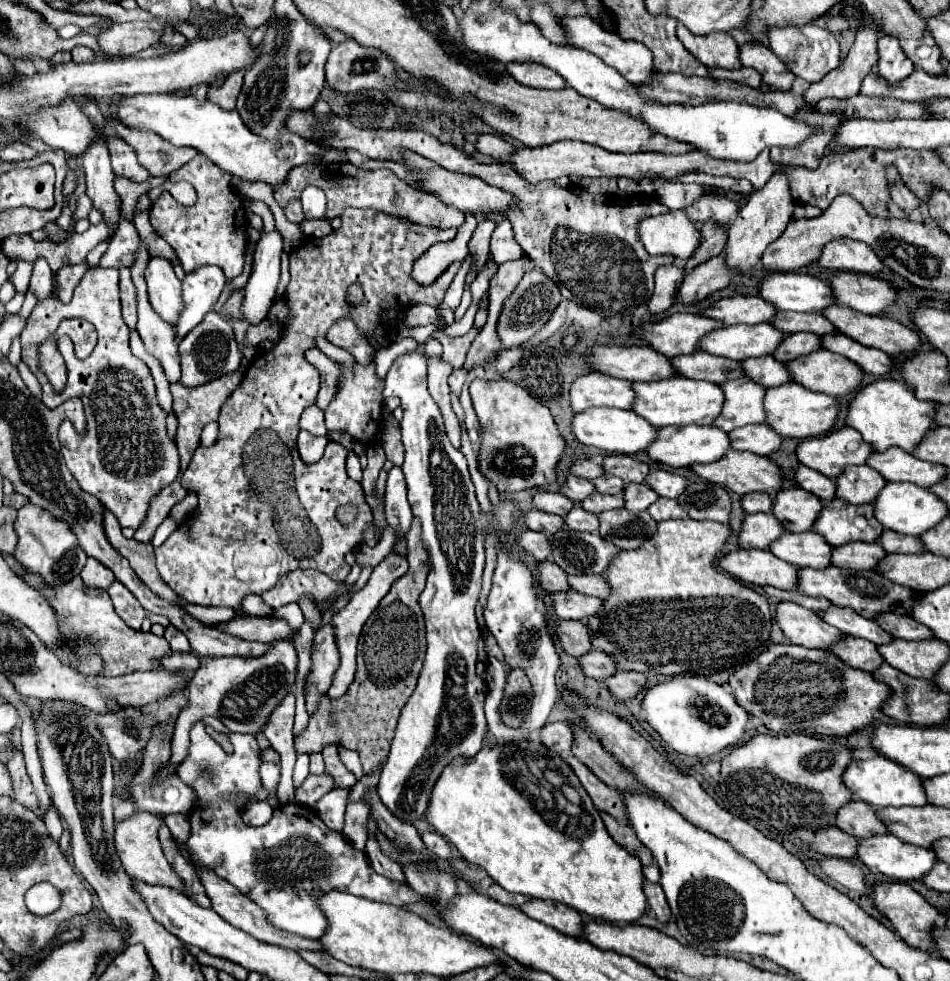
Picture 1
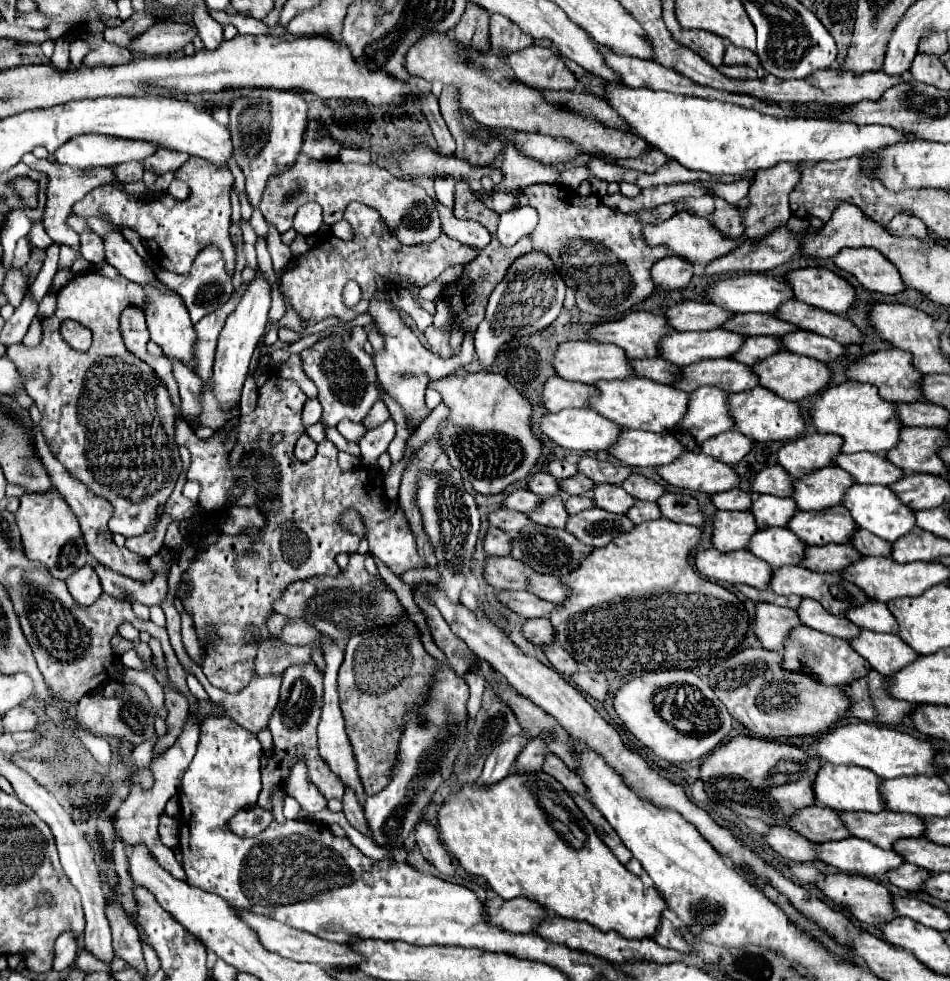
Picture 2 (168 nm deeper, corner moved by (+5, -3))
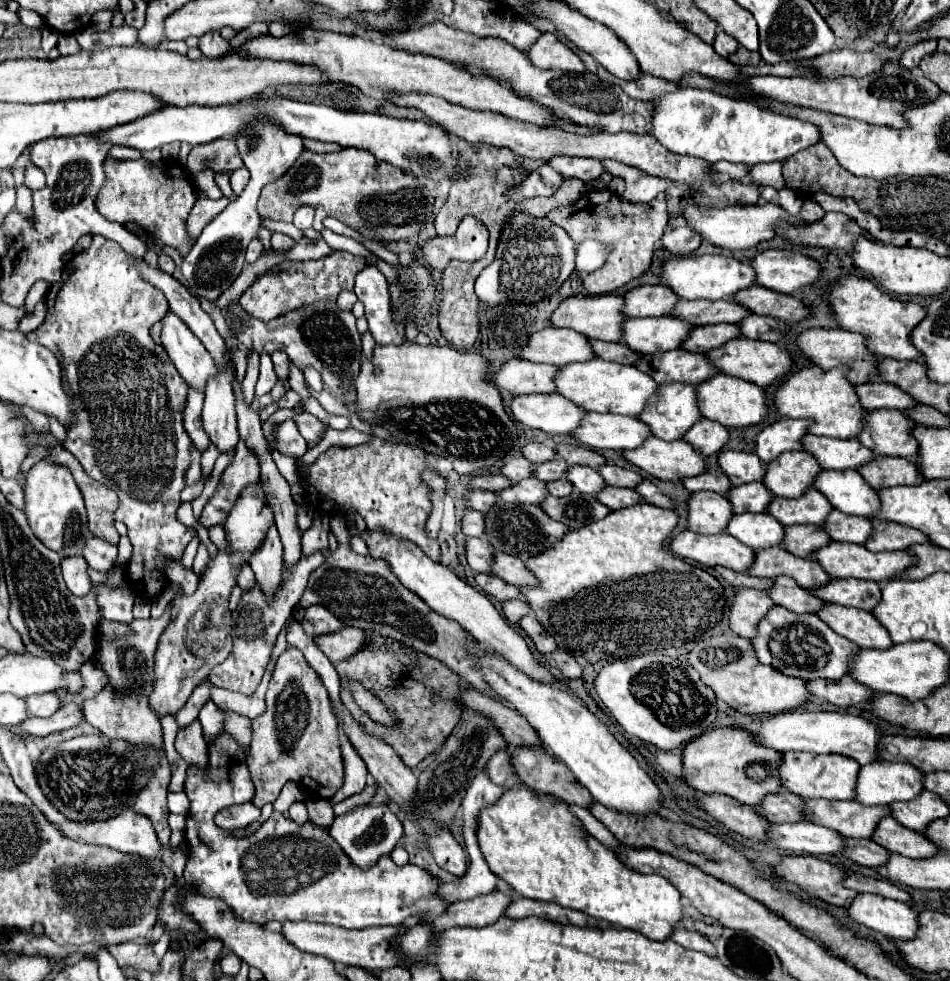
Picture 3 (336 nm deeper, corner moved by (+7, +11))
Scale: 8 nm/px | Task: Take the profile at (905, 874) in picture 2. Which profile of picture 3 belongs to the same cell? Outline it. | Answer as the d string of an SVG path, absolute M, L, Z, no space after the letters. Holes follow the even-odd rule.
M854 838L846 840L846 848L842 854L850 856L854 862L862 866L874 866L874 868L884 866L890 858L890 852L884 846L876 844L874 840L854 840Z

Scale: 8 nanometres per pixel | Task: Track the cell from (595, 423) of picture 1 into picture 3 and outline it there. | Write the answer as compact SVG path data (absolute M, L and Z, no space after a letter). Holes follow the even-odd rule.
M558 392L516 396L510 410L514 420L548 434L572 434L588 414L588 410L580 408Z

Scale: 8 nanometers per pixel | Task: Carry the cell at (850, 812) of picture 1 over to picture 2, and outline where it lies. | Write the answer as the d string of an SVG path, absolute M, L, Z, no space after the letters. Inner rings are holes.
M810 806L794 812L786 826L810 842L828 842L828 840L842 840L848 838L848 830L842 824L838 812L824 808L824 806Z

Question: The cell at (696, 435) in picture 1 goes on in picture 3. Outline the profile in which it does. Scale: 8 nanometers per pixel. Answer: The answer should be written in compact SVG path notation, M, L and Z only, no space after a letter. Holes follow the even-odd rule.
M588 412L584 424L580 424L572 436L596 450L634 450L652 436L652 430L648 424L632 416L604 416Z

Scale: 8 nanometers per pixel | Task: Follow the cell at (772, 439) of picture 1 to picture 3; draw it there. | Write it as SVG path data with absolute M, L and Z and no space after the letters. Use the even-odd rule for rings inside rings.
M702 418L684 434L684 440L690 442L704 456L710 456L718 454L724 448L724 444L730 440L730 432L726 426Z

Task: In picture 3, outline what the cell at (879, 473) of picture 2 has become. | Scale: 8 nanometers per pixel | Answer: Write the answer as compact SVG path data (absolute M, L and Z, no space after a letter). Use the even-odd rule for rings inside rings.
M806 434L802 444L804 450L814 454L818 458L818 464L824 466L826 470L846 470L846 468L858 470L860 466L876 458L876 454L870 448L862 446L860 440L856 438L838 440L838 438Z

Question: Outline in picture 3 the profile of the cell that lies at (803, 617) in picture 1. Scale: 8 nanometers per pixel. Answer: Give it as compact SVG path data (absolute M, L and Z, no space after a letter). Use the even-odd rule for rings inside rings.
M740 588L736 590L736 598L730 610L730 628L734 634L742 638L752 638L758 634L760 620L768 614L776 604L768 596L766 590Z

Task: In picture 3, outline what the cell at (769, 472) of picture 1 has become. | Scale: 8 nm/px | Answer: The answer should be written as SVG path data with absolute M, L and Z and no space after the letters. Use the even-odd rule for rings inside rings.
M650 436L640 448L622 452L632 464L646 470L648 474L660 480L682 480L688 476L704 474L706 458L700 456L692 444L684 444L684 440L660 440Z

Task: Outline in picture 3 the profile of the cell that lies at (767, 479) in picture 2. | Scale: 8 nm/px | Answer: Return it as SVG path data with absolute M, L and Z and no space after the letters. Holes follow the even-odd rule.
M720 452L720 468L732 480L734 486L764 480L764 462L756 454L746 452Z

